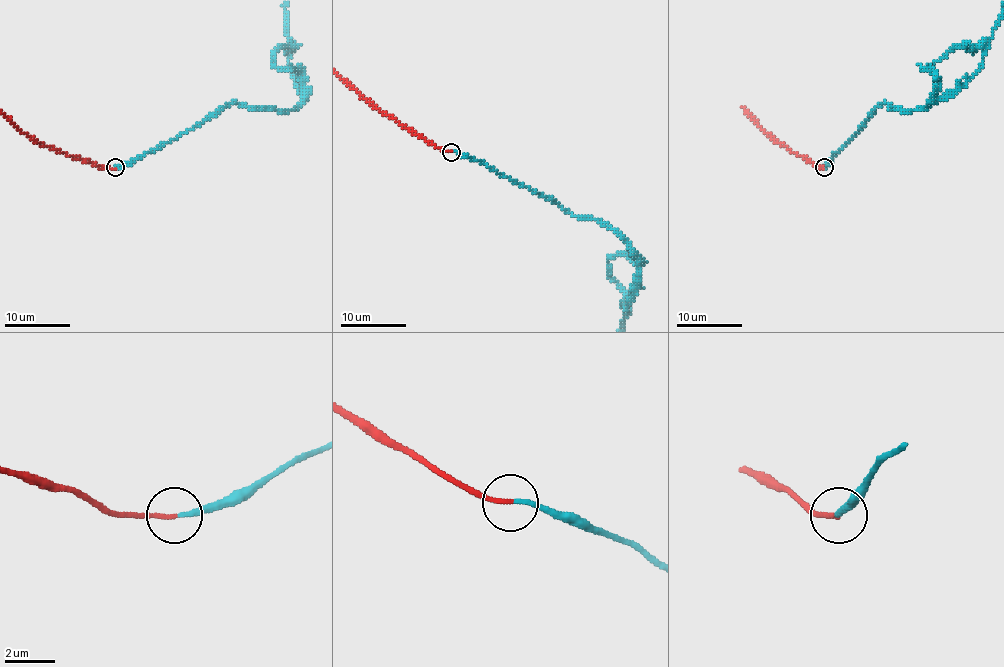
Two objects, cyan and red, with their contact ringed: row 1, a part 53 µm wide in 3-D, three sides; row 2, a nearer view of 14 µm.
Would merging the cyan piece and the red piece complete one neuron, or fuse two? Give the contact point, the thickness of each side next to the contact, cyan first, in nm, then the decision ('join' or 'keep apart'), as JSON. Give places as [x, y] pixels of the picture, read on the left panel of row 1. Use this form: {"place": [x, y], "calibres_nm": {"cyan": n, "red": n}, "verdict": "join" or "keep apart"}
{"place": [115, 167], "calibres_nm": {"cyan": 200, "red": 170}, "verdict": "join"}

